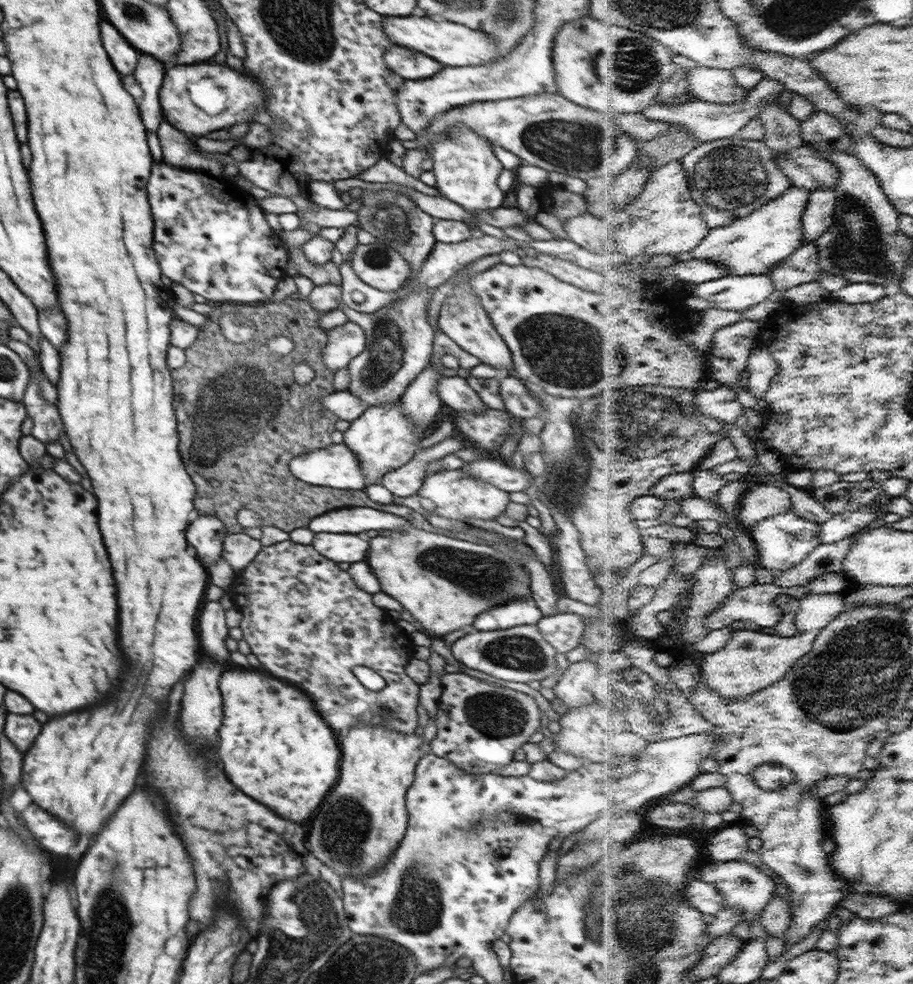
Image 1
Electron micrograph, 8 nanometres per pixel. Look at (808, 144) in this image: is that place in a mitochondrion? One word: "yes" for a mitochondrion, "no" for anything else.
no

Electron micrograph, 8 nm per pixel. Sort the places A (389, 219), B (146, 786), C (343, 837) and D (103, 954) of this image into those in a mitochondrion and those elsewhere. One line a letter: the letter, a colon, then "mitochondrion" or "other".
A: mitochondrion
B: other
C: mitochondrion
D: mitochondrion

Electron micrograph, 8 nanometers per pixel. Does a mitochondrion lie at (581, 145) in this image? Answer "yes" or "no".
yes

